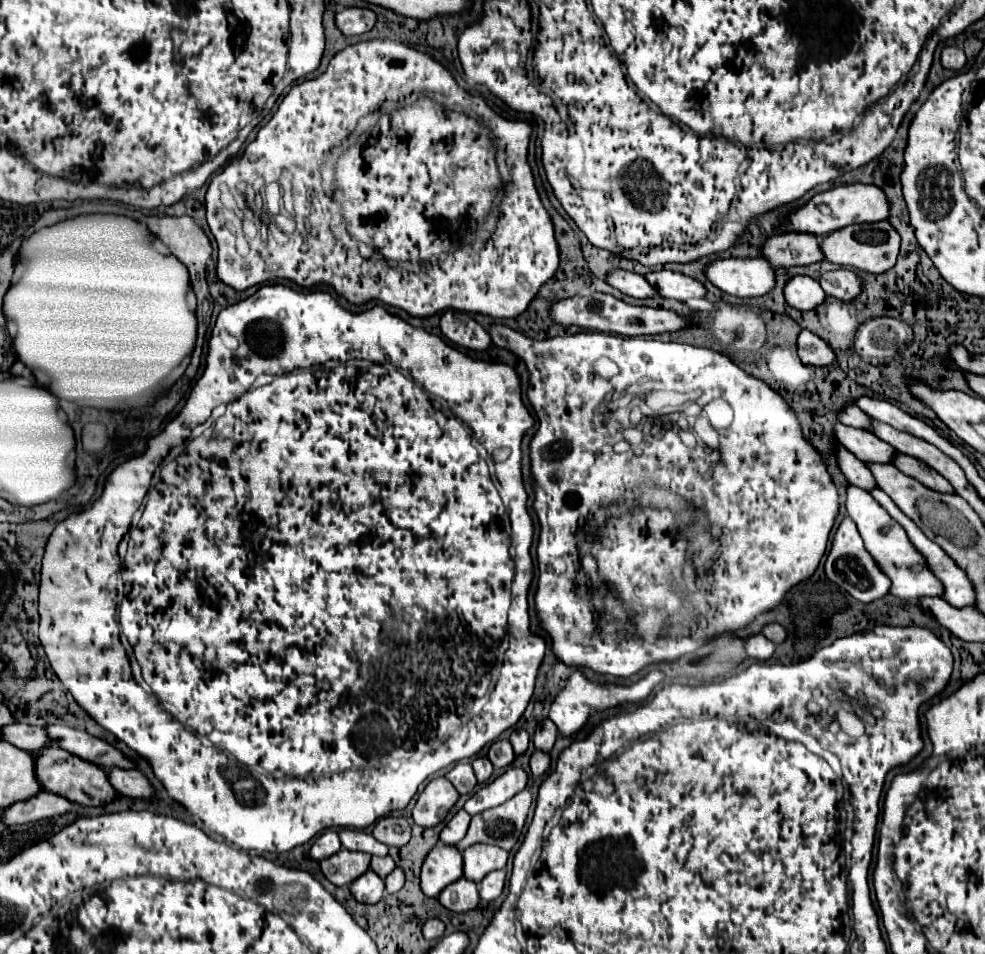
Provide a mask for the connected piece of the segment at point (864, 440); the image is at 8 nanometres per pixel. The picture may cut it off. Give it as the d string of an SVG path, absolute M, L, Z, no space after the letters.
M837 424L837 440L859 460L869 464L891 464L897 450L891 444L885 444L875 434Z

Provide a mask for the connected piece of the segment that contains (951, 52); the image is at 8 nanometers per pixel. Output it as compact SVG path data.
M955 46L943 48L943 52L941 52L941 64L943 64L943 68L959 72L959 70L963 70L965 62L967 62L967 58L965 58L965 52L961 48L955 48Z

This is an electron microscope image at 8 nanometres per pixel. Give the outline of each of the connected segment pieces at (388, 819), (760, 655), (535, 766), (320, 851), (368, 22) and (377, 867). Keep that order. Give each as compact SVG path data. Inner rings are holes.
M383 816L377 820L373 828L373 836L387 846L401 848L411 838L411 824L403 816Z
M757 634L747 640L747 654L755 660L765 662L773 656L773 652L775 652L775 642L767 640L763 634Z
M535 750L533 756L531 756L531 774L535 778L539 778L539 776L543 776L547 772L547 768L549 768L549 754Z
M327 830L327 832L323 832L323 834L315 840L315 844L311 846L311 856L313 856L315 860L323 860L323 858L333 856L333 854L339 852L339 850L341 850L341 842L339 842L337 832Z
M345 8L335 16L335 24L345 36L369 32L375 26L375 20L377 16L369 8Z
M383 856L383 858L371 858L371 870L377 872L383 880L387 878L387 874L395 868L395 862L391 856Z

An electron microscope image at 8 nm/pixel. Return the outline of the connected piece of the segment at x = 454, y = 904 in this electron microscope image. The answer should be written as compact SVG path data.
M459 878L453 886L447 886L441 896L439 902L453 912L469 912L473 908L477 908L479 904L479 890L477 884L465 878Z

